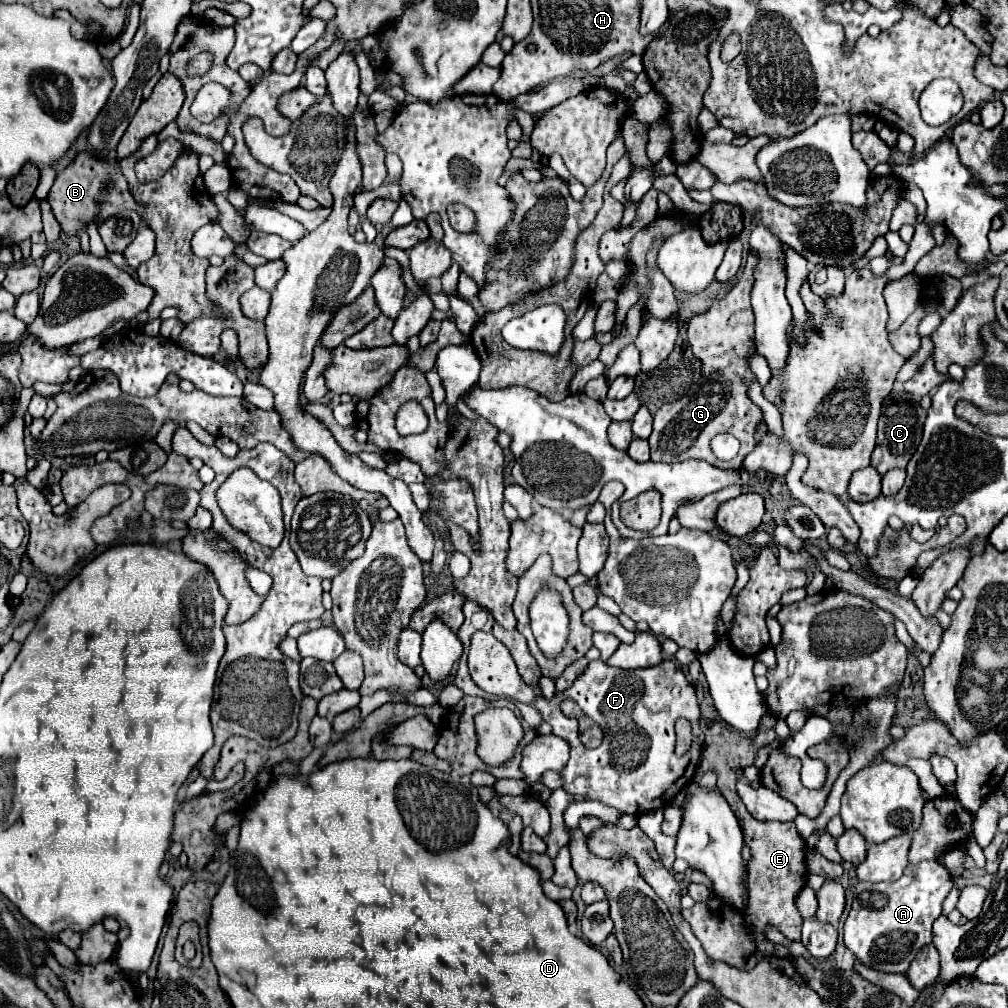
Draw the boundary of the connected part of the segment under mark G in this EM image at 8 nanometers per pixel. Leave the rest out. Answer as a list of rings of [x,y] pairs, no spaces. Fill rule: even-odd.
[[[750,249],[744,273],[742,273],[740,281],[734,285],[734,289],[724,299],[714,303],[706,313],[694,315],[690,319],[690,323],[688,323],[688,341],[690,341],[692,353],[702,361],[702,369],[708,369],[708,371],[702,371],[700,381],[696,383],[696,387],[690,387],[688,391],[684,391],[684,395],[680,395],[678,401],[666,403],[654,413],[654,431],[648,439],[650,449],[652,449],[652,461],[678,463],[678,461],[684,461],[684,459],[704,459],[704,461],[708,461],[716,467],[722,467],[722,469],[736,469],[736,467],[740,469],[744,457],[756,447],[754,433],[756,433],[758,423],[762,421],[762,409],[748,397],[748,387],[756,379],[756,375],[752,373],[752,369],[748,365],[748,355],[756,347],[754,345],[754,315],[752,315],[750,291],[752,291],[752,285],[754,285],[754,267],[756,267],[758,259],[760,259],[760,255],[754,249]],[[716,433],[730,433],[742,443],[742,449],[736,455],[736,459],[732,459],[732,461],[718,461],[716,459],[716,455],[710,449],[710,439]]]

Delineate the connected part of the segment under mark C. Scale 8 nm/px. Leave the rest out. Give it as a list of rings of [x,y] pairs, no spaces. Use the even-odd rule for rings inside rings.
[[[892,391],[888,395],[888,401],[884,401],[884,405],[882,405],[876,449],[872,453],[872,467],[880,475],[884,475],[890,469],[906,469],[912,453],[920,445],[924,421],[926,421],[926,411],[920,407],[918,397],[908,397],[908,393],[904,393],[904,391]]]

